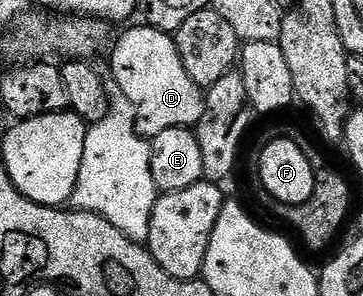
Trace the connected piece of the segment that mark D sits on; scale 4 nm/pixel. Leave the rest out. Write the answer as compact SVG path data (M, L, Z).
M140 23L137 29L126 30L112 49L112 77L116 80L115 88L120 89L122 95L126 95L136 116L136 129L145 139L162 135L162 131L170 131L170 127L194 127L202 119L205 90L196 86L190 75L186 75L186 67L182 67L182 59L178 55L173 34L163 33L147 23Z

